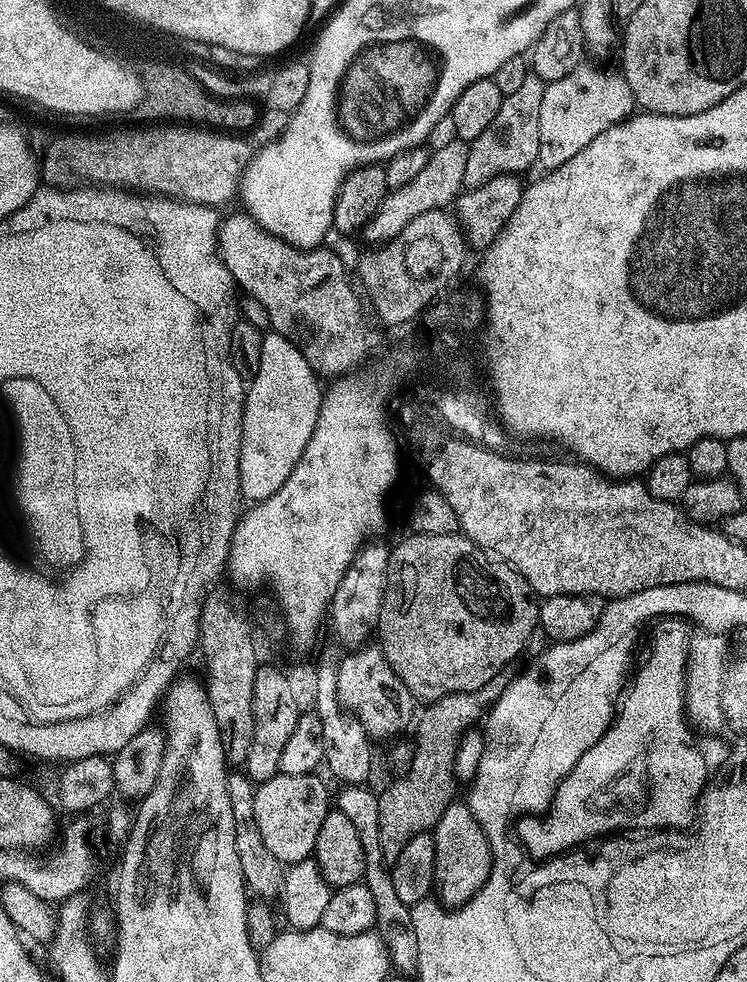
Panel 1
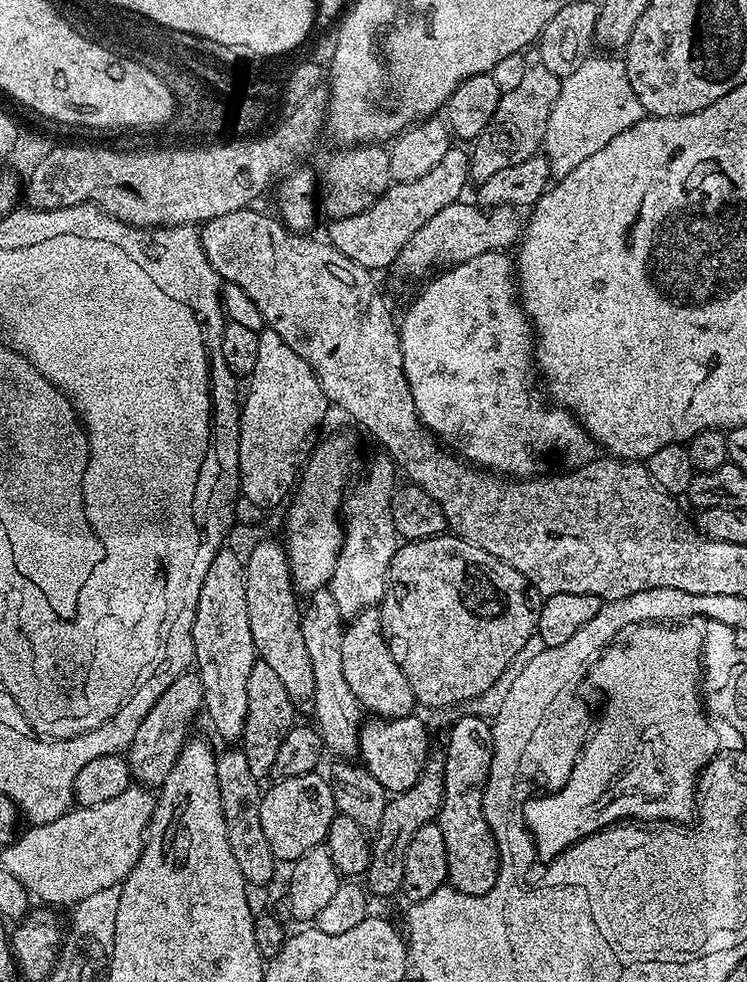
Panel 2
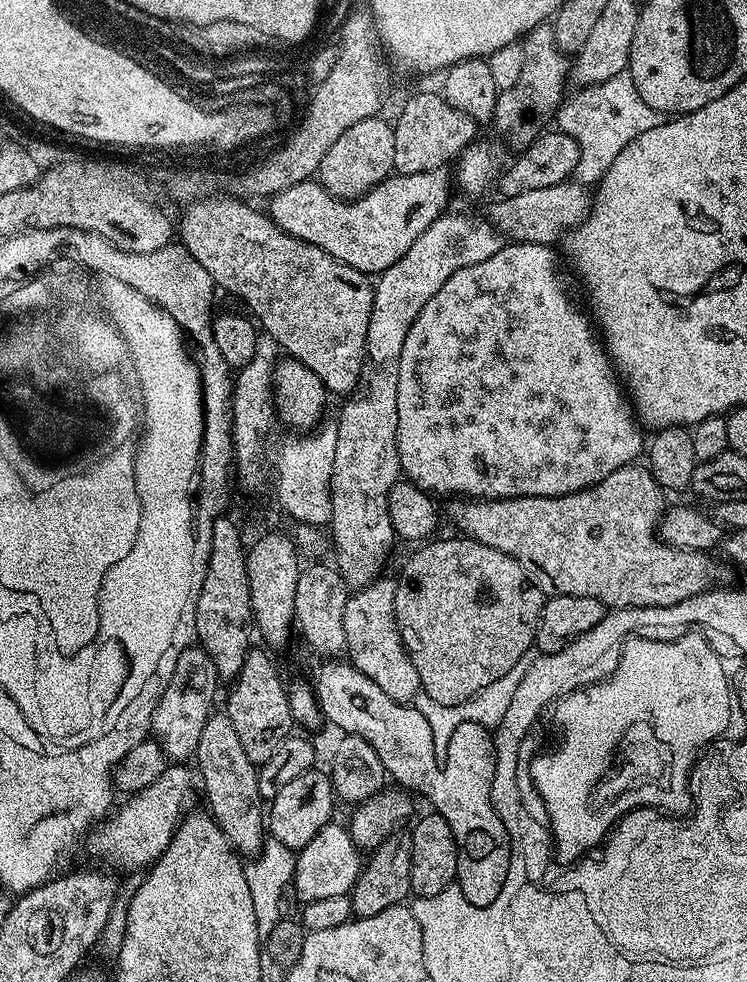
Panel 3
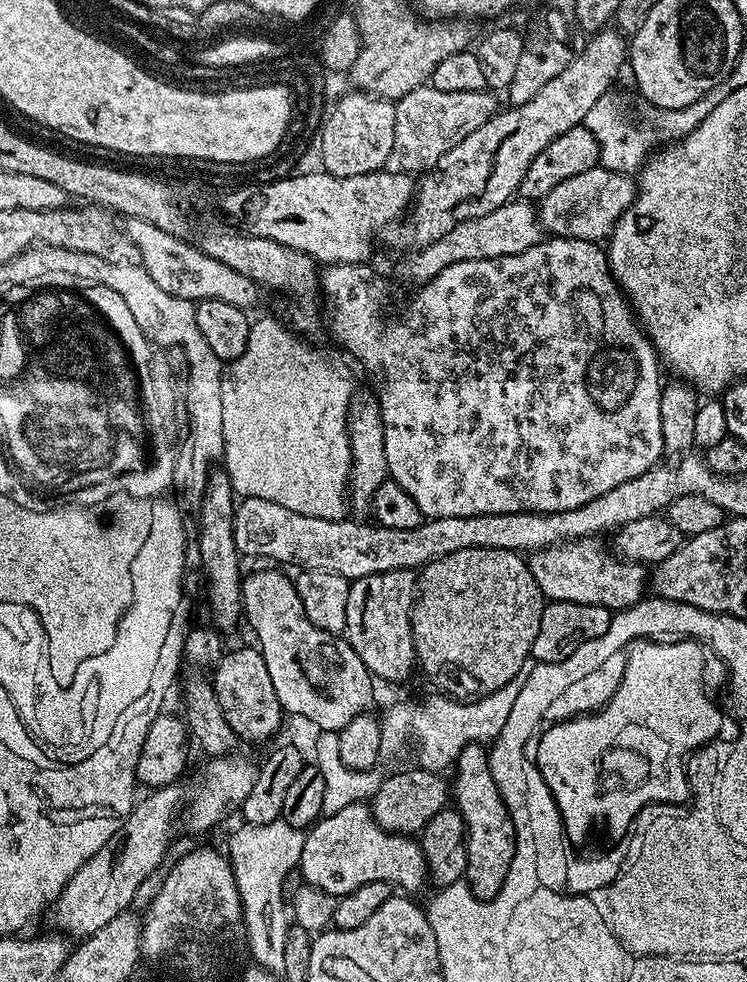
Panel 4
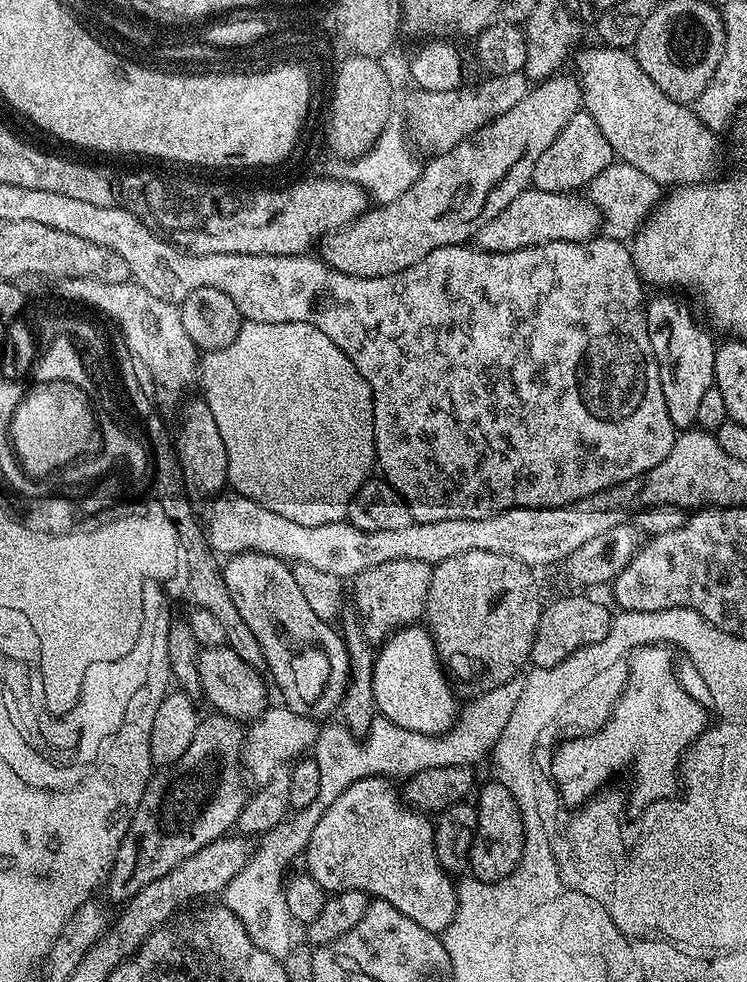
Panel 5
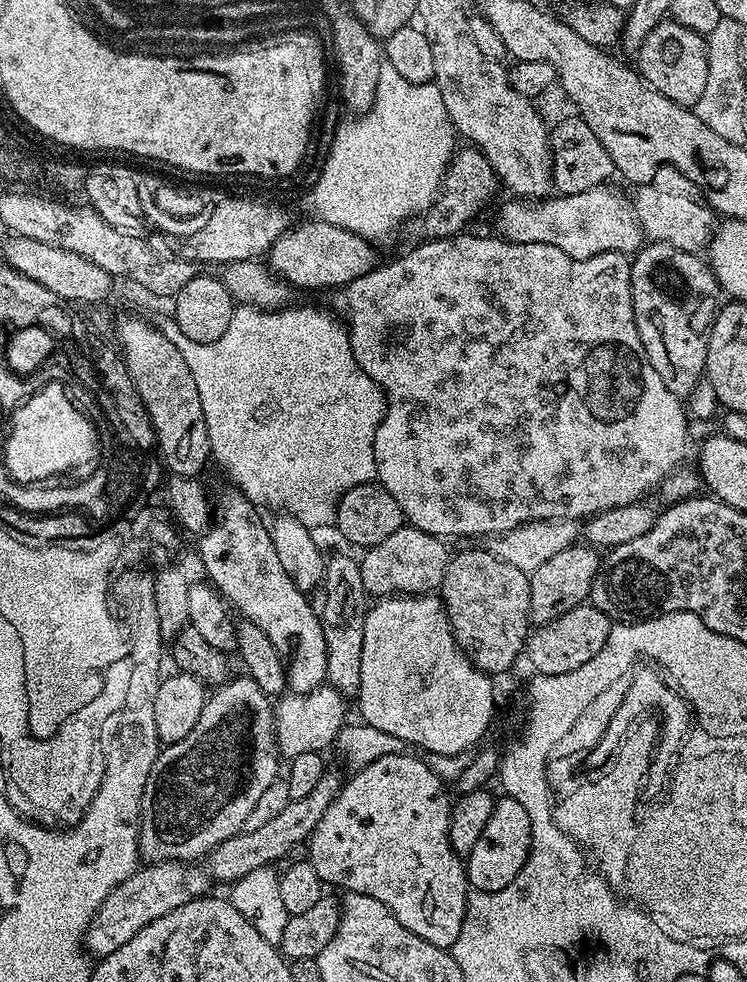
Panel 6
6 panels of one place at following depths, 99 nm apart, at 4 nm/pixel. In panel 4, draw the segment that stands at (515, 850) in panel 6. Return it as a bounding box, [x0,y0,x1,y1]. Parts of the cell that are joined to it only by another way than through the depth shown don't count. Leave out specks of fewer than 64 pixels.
[450,743,516,900]

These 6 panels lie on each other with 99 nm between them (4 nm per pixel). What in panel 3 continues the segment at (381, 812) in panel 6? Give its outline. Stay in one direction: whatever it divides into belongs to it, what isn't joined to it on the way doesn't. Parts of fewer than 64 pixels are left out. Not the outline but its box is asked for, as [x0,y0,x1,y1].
[291,822,362,904]

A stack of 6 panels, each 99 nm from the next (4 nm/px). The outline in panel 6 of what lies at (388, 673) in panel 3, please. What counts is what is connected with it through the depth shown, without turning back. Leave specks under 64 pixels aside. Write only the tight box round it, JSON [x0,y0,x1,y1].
[359,526,450,598]

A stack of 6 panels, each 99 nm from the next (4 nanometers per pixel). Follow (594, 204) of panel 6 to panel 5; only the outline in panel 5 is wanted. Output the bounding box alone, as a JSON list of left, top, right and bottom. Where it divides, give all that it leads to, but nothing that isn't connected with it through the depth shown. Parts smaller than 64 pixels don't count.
[474,187,601,252]

